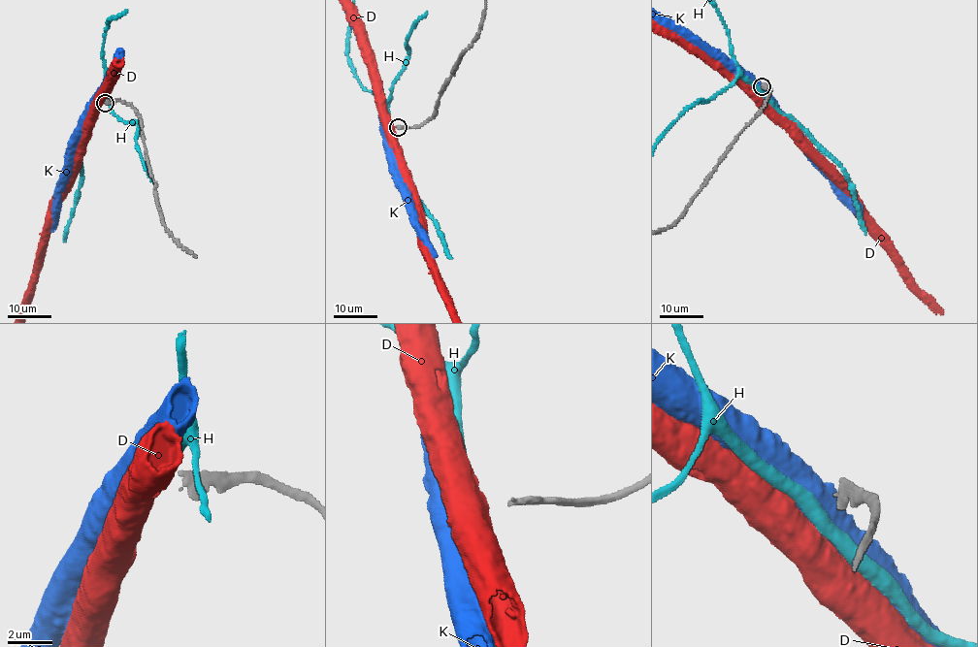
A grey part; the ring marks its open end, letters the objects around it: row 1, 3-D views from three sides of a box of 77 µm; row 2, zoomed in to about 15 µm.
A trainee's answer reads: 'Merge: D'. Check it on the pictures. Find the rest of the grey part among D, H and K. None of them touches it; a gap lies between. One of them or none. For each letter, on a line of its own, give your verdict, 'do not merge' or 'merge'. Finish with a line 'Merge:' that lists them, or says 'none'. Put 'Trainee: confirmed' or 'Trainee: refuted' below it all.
D: do not merge
H: do not merge
K: do not merge
Merge: none
Trainee: refuted

